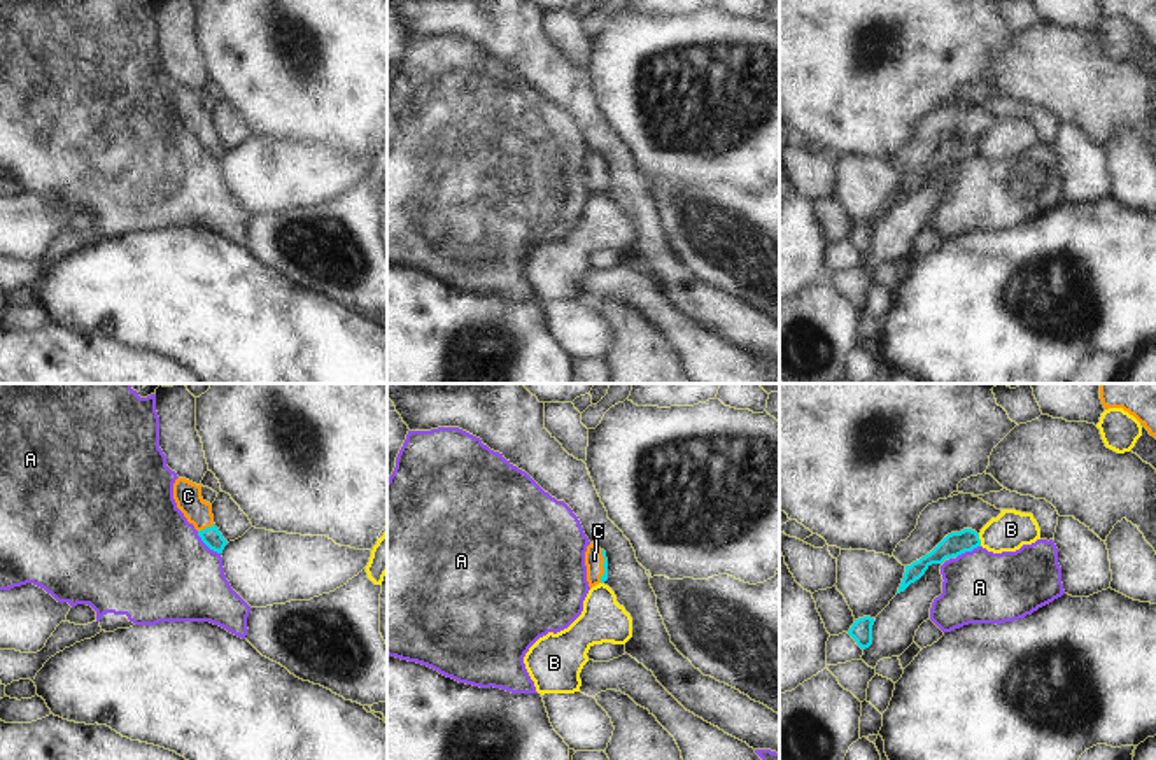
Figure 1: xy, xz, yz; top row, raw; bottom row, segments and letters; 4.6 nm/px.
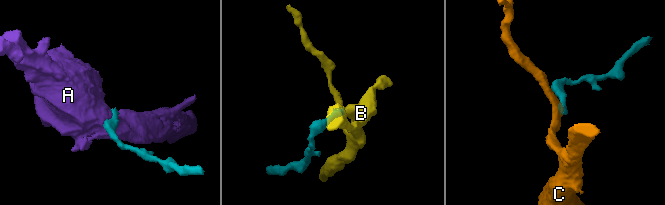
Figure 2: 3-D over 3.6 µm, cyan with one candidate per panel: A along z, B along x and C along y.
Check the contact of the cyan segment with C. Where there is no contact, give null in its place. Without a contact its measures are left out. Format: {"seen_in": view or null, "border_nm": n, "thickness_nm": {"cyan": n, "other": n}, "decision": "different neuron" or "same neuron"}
{"seen_in": "xy", "border_nm": 90, "thickness_nm": {"cyan": 90, "other": 130}, "decision": "same neuron"}

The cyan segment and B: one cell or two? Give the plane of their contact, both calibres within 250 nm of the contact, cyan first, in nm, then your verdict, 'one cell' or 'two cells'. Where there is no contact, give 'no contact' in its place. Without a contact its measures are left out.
yz | 110/180 nm | two cells

